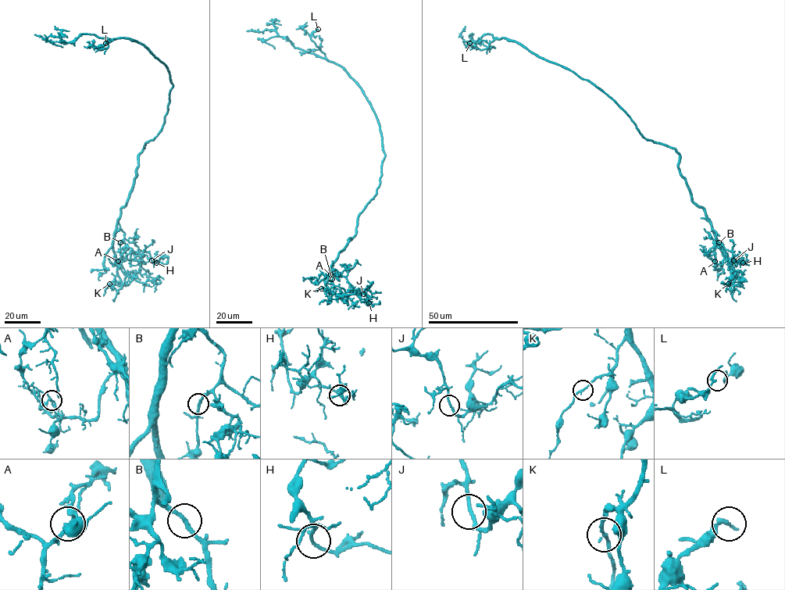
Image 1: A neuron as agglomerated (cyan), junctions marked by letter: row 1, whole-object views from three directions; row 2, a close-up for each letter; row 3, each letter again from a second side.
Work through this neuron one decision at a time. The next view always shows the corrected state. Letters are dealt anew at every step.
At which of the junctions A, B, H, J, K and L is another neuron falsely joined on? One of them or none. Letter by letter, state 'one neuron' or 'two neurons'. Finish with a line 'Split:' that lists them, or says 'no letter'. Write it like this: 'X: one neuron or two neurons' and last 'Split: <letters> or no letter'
A: two neurons
B: one neuron
H: one neuron
J: one neuron
K: one neuron
L: one neuron
Split: A

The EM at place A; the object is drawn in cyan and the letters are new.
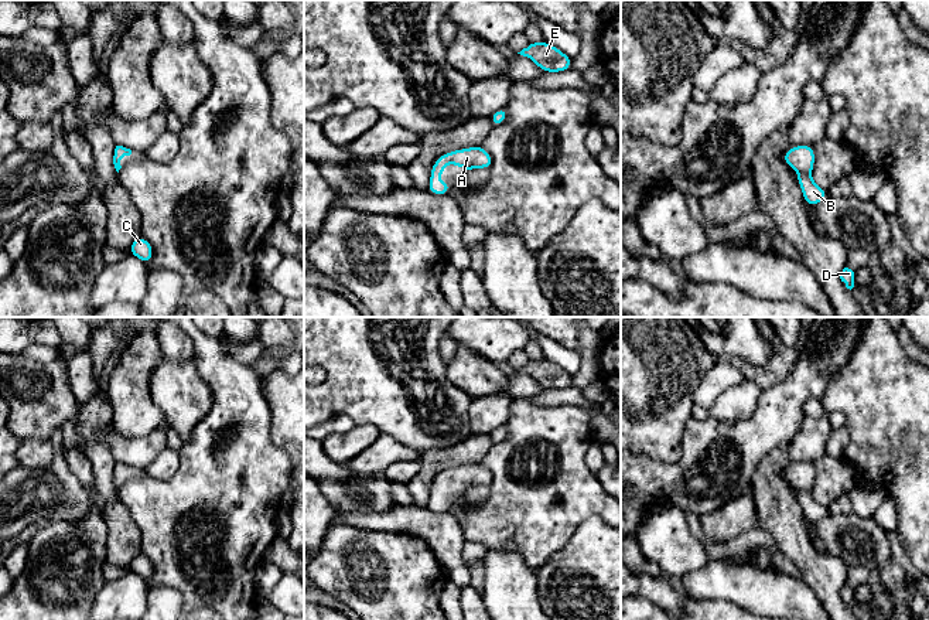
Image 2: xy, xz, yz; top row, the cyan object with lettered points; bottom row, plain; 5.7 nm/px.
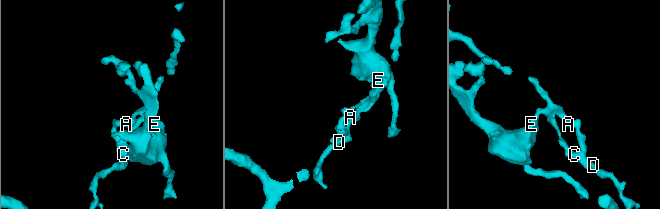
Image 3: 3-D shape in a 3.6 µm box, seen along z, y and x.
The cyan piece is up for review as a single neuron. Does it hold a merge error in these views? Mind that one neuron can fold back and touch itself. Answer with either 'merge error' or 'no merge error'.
merge error

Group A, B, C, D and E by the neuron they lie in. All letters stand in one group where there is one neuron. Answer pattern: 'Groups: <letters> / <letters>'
Groups: A E / B C D

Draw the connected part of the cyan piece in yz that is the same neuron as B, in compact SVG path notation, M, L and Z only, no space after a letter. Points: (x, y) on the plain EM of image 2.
M793 463L786 469L786 471L793 471L802 476L795 484L795 488L797 490L799 504L803 510L805 519L816 525L816 522L827 515L829 511L812 497L812 487L814 483L813 463Z

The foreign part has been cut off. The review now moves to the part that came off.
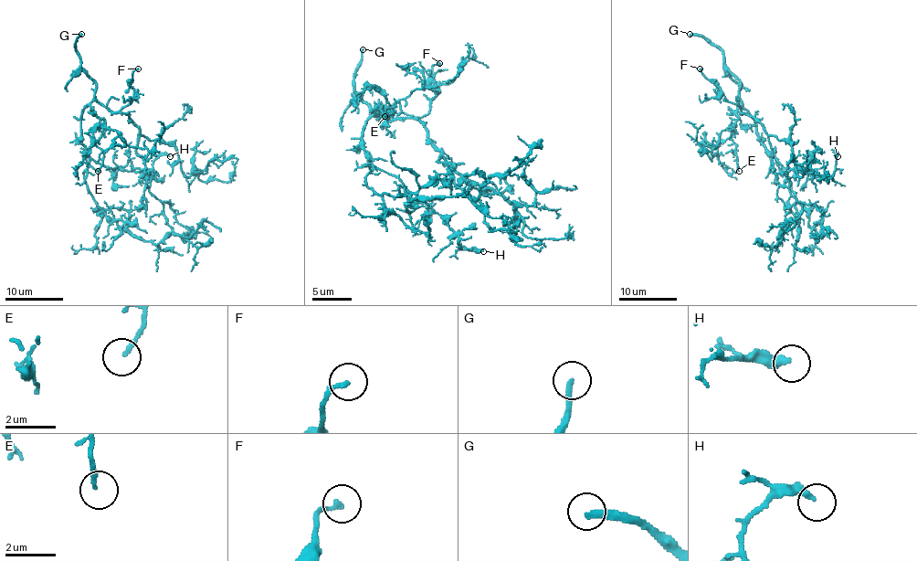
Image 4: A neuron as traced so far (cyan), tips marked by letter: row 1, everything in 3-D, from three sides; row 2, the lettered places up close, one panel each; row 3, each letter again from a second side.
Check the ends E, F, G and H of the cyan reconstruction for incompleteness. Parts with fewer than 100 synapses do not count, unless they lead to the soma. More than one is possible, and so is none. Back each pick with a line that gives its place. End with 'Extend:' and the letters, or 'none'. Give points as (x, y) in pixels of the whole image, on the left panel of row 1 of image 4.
G: (81, 34)
Extend: G

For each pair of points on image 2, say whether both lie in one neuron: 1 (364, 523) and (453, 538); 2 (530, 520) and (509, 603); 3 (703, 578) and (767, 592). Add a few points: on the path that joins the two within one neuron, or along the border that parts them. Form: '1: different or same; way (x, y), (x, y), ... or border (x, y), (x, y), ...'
1: same; way (386, 521), (422, 521), (430, 525)
2: different; border (488, 548), (512, 548), (533, 569)
3: same; way (719, 581), (731, 581), (751, 589)

